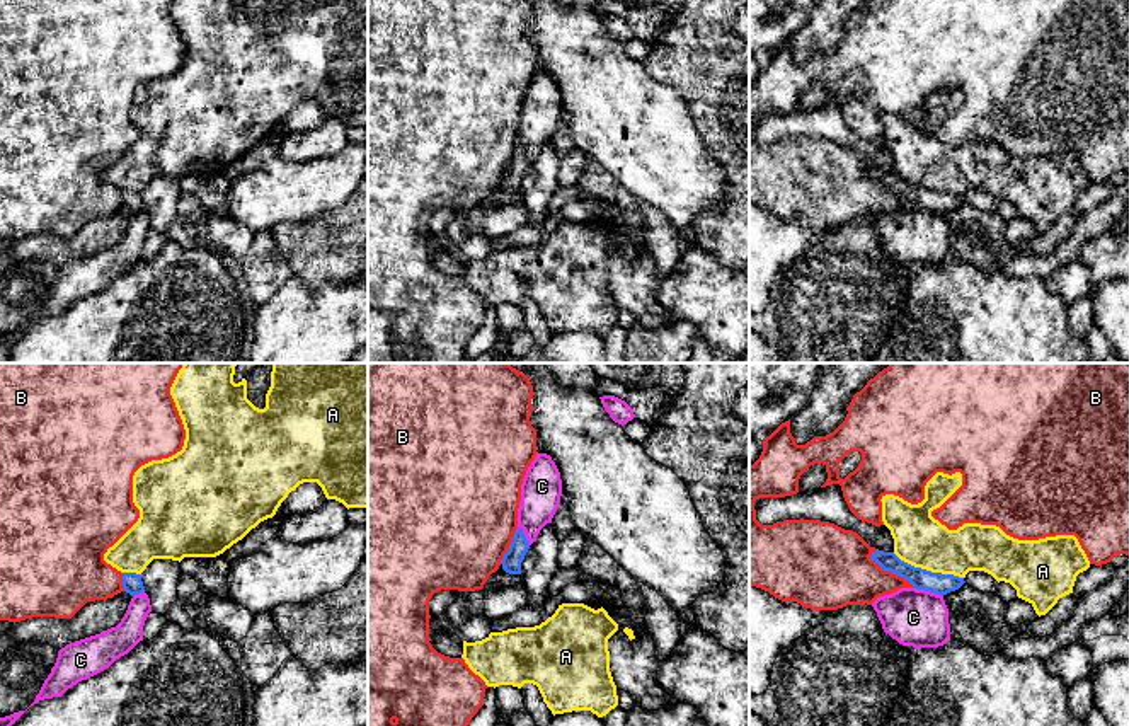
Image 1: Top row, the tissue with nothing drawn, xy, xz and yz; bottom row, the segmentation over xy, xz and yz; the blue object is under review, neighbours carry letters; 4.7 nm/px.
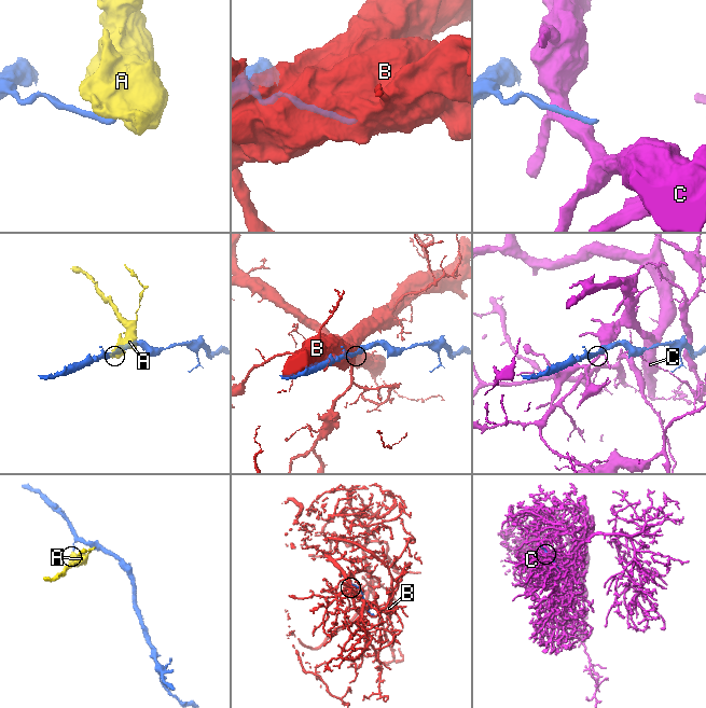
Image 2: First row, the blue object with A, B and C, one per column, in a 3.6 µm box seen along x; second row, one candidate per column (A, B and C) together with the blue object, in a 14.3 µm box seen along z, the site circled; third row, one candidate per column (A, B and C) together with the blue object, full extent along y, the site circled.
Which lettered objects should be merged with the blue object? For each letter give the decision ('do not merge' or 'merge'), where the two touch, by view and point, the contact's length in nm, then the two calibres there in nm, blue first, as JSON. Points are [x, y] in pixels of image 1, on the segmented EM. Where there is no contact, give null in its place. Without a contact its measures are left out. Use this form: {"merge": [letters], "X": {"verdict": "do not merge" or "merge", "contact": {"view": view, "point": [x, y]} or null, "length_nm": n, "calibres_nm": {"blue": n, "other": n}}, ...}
{"merge": [], "A": {"verdict": "do not merge", "contact": {"view": "yz", "point": [928, 571]}, "length_nm": 360, "calibres_nm": {"blue": 100, "other": 240}}, "B": {"verdict": "do not merge", "contact": {"view": "yz", "point": [891, 571]}, "length_nm": 280, "calibres_nm": {"blue": 100, "other": 320}}, "C": {"verdict": "do not merge", "contact": {"view": "yz", "point": [928, 590]}, "length_nm": 140, "calibres_nm": {"blue": 100, "other": 280}}}

